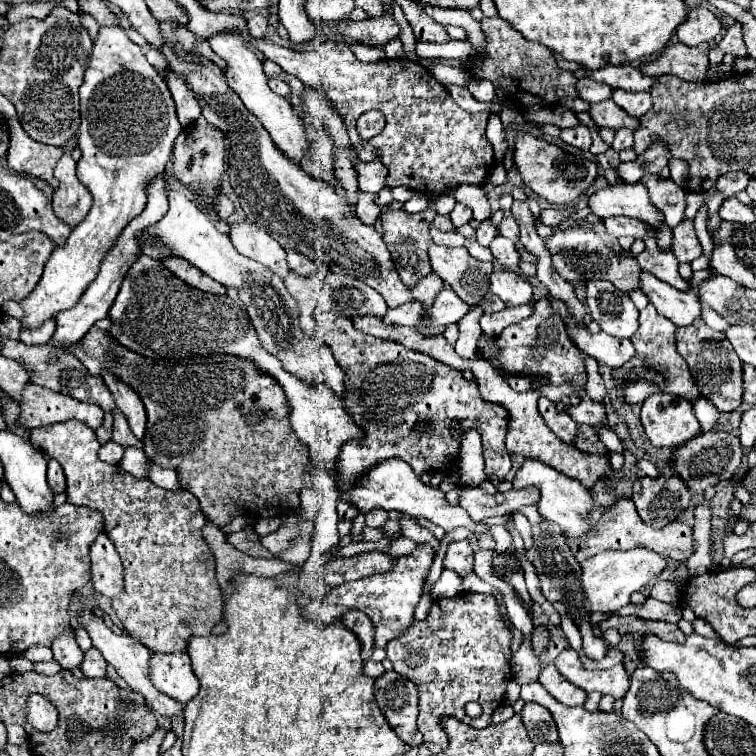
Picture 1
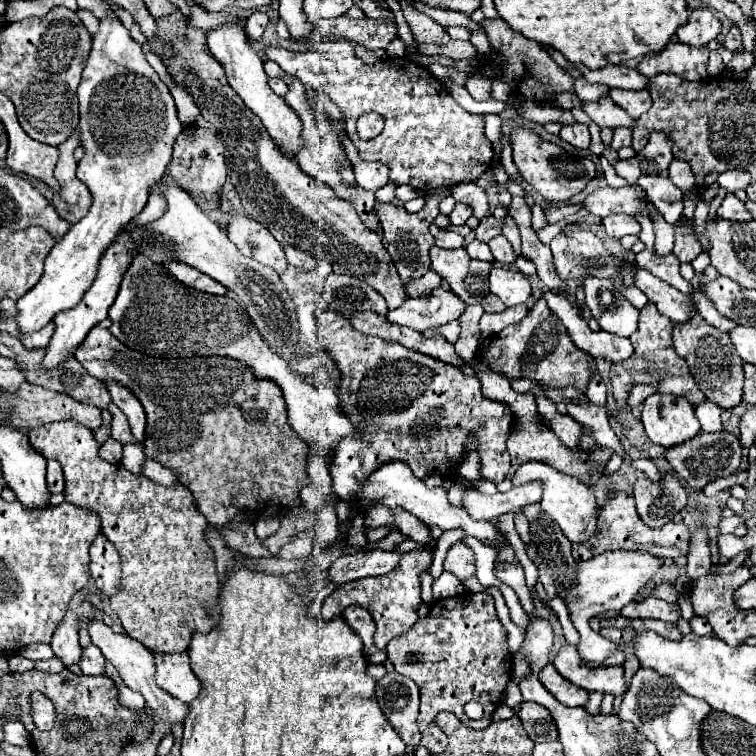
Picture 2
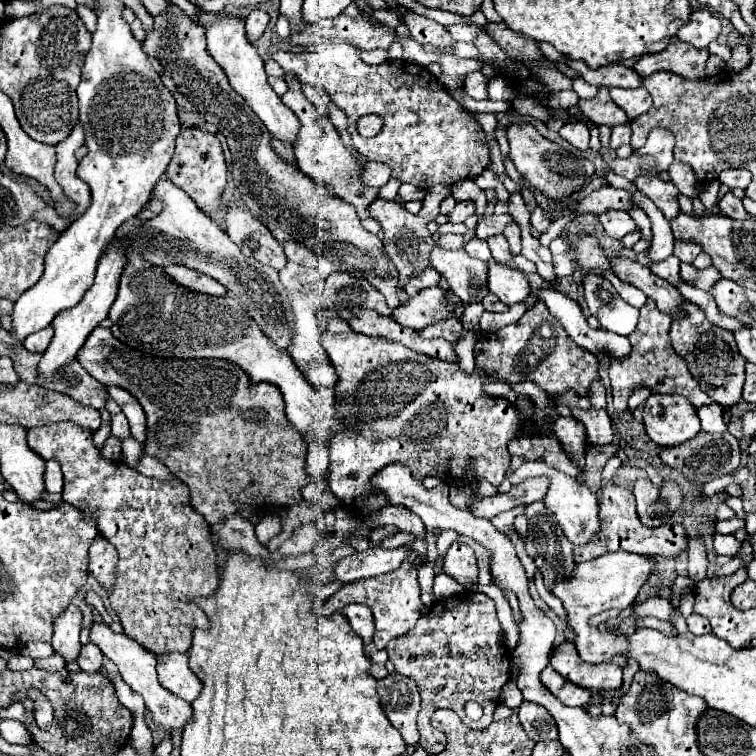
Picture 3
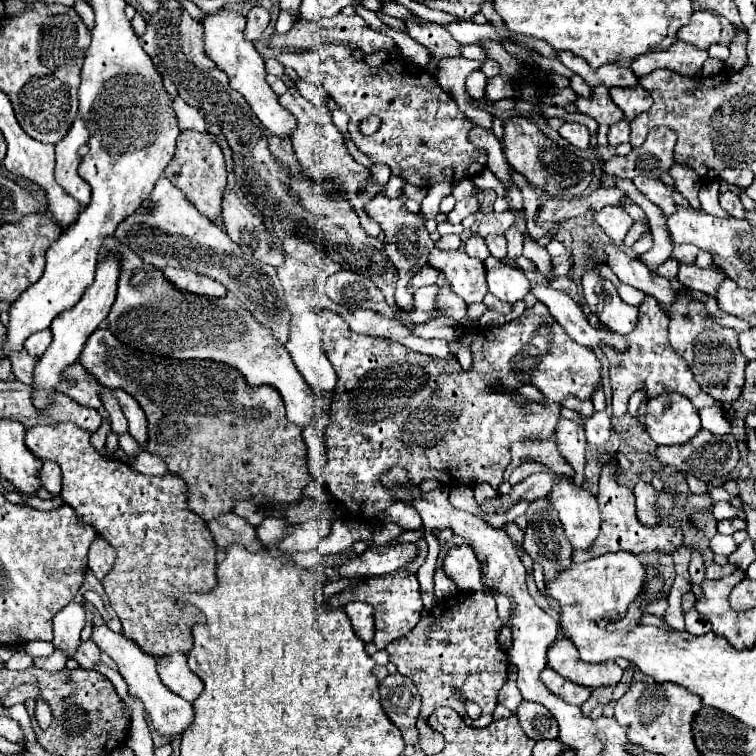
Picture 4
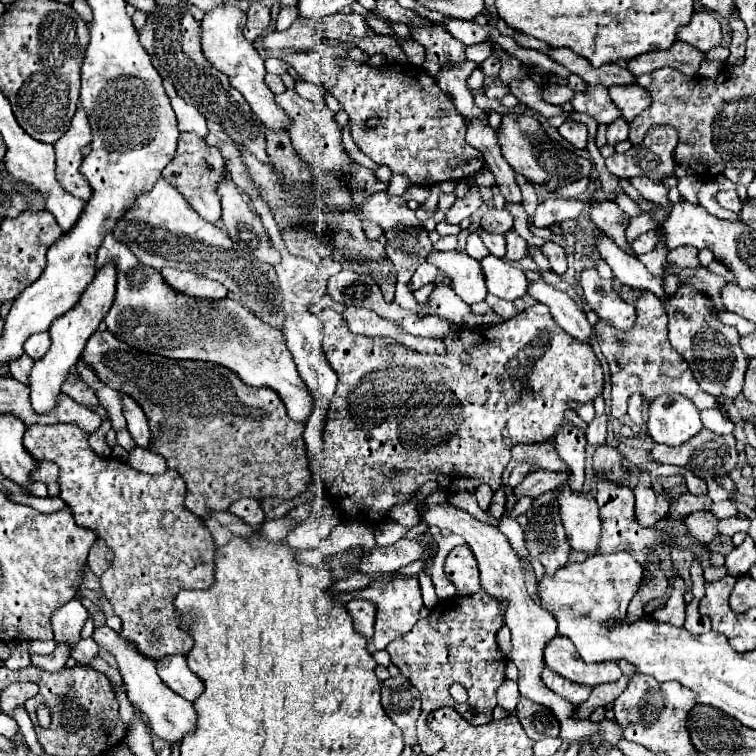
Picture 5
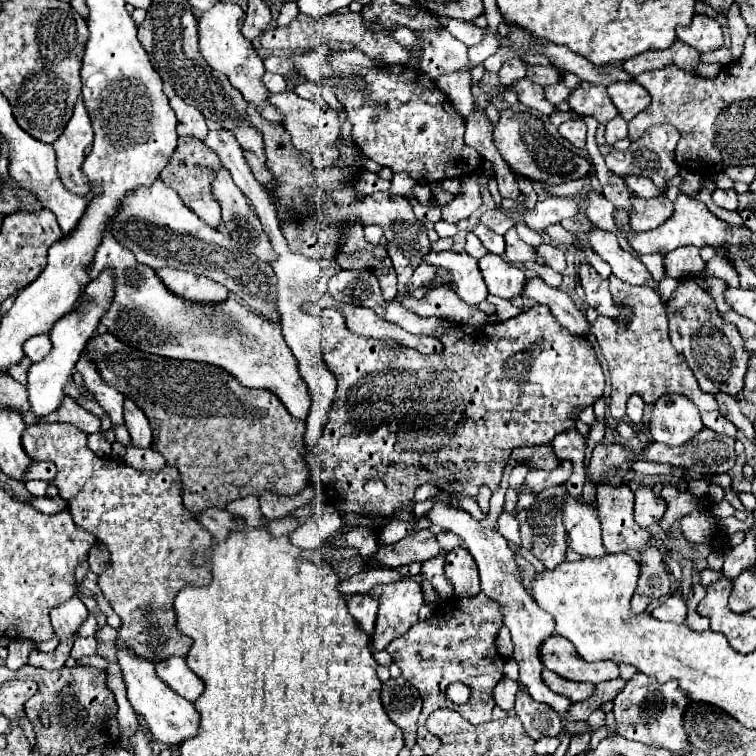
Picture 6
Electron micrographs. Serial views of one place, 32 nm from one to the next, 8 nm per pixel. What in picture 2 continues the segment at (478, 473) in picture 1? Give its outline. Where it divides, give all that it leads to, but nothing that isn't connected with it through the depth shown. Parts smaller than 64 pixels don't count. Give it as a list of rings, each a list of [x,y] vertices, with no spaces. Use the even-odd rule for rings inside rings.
[[[470,452],[470,454],[466,456],[466,460],[464,460],[464,464],[460,466],[462,478],[466,478],[466,480],[478,480],[478,478],[480,478],[478,466],[480,466],[480,460],[478,460],[476,452]]]

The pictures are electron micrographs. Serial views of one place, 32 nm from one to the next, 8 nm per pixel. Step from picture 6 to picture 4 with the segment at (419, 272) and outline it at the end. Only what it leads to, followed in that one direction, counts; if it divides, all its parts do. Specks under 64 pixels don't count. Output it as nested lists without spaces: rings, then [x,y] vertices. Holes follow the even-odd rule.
[[[424,264],[424,266],[412,276],[412,280],[408,282],[408,290],[410,290],[410,294],[414,294],[414,292],[416,292],[418,288],[422,288],[422,286],[436,284],[436,280],[438,280],[438,270],[432,268],[430,264]]]

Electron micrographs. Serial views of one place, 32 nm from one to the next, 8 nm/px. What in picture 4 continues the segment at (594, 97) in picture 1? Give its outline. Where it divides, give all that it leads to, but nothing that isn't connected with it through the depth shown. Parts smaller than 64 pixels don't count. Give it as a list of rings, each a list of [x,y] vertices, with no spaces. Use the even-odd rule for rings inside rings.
[[[576,74],[570,78],[570,88],[572,88],[576,94],[580,94],[580,96],[588,96],[588,94],[592,92],[592,88],[590,88],[580,76],[576,76]]]

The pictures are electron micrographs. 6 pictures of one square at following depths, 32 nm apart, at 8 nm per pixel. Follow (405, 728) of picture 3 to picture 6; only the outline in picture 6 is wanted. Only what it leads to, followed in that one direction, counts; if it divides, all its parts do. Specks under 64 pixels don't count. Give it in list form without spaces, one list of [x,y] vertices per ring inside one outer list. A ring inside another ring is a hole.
[[[390,678],[382,684],[382,704],[392,722],[404,732],[406,748],[416,744],[416,722],[422,710],[420,692],[406,678]]]

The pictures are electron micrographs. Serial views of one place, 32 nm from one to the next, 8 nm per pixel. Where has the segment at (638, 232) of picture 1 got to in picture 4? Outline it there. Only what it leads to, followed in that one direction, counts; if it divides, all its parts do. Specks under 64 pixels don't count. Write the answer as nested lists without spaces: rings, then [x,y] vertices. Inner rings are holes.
[[[604,206],[602,210],[594,210],[594,220],[618,246],[624,244],[624,236],[632,226],[632,218],[618,206]]]

